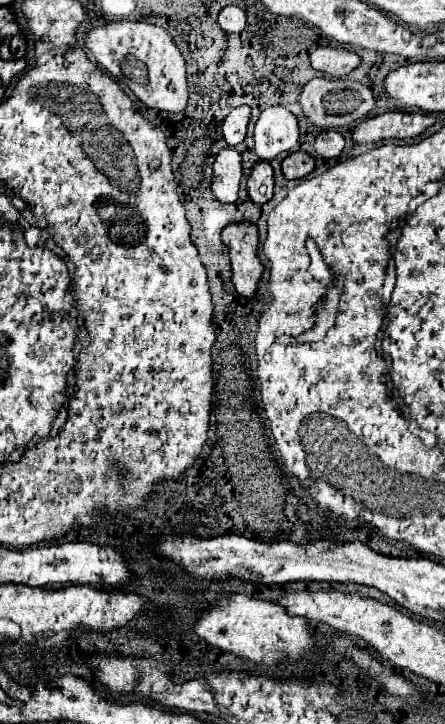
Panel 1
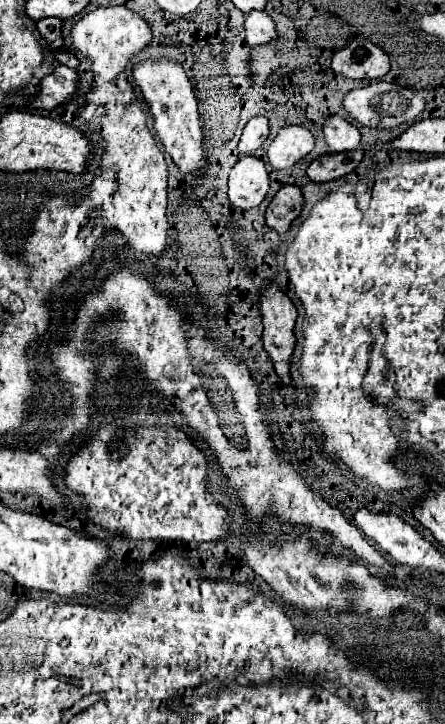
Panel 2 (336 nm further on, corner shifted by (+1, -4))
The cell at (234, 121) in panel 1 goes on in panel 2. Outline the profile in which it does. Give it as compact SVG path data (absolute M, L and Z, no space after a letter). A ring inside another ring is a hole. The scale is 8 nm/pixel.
M252 117L244 131L242 131L242 137L240 137L240 145L238 145L238 151L242 155L252 155L270 135L270 129L268 129L268 119L266 117Z

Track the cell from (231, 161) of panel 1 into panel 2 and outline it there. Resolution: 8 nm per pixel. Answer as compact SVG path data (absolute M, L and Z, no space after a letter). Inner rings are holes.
M248 155L232 167L228 181L228 197L232 205L240 209L252 209L264 201L268 189L270 179L262 159Z

